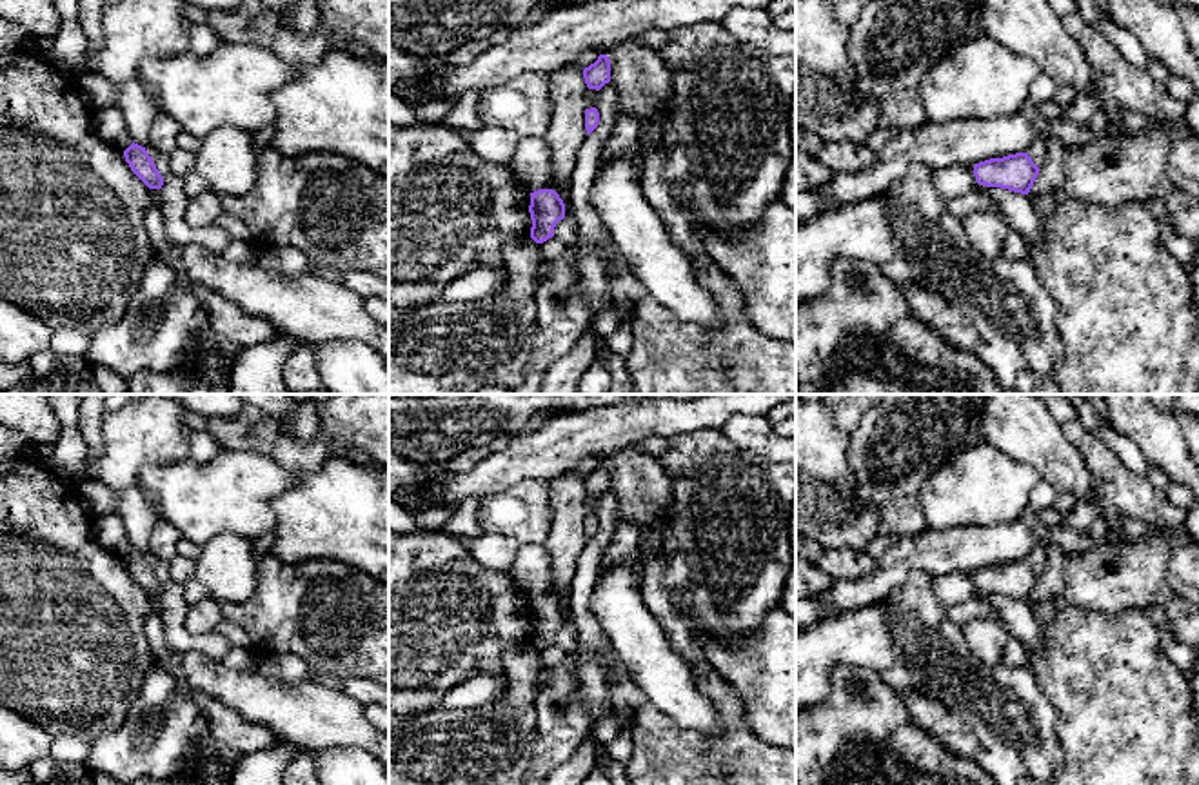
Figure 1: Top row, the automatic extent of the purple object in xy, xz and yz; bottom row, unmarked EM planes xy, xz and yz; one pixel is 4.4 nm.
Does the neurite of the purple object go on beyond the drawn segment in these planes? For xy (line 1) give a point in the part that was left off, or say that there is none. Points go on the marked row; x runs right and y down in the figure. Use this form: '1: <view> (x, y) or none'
1: none

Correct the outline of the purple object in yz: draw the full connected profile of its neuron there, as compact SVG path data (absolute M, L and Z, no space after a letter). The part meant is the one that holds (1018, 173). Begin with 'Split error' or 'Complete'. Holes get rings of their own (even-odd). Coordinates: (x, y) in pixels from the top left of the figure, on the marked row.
Complete. M1028 153L990 158L974 165L974 176L979 185L1001 187L1021 194L1030 193L1039 171Z

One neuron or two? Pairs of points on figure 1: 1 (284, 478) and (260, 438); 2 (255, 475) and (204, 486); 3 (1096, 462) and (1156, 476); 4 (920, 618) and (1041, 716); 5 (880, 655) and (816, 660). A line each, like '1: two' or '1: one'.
1: two
2: one
3: two
4: one
5: one

